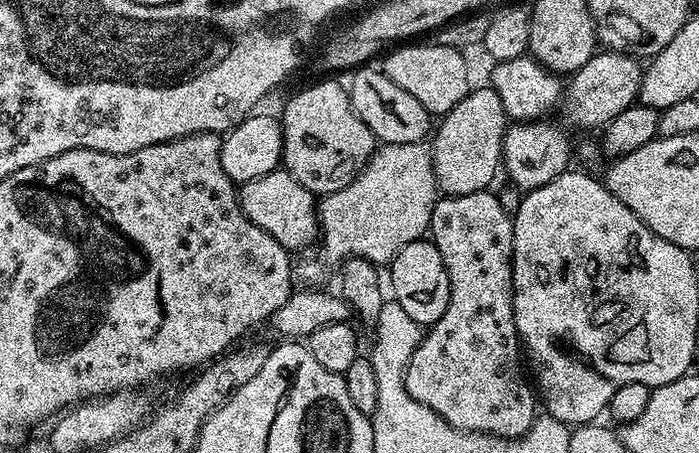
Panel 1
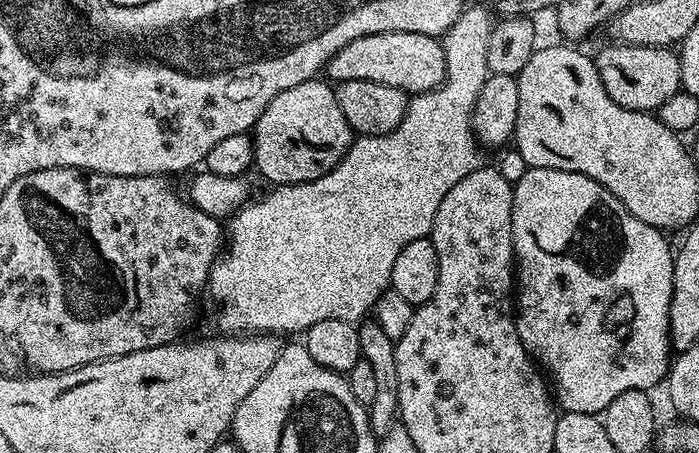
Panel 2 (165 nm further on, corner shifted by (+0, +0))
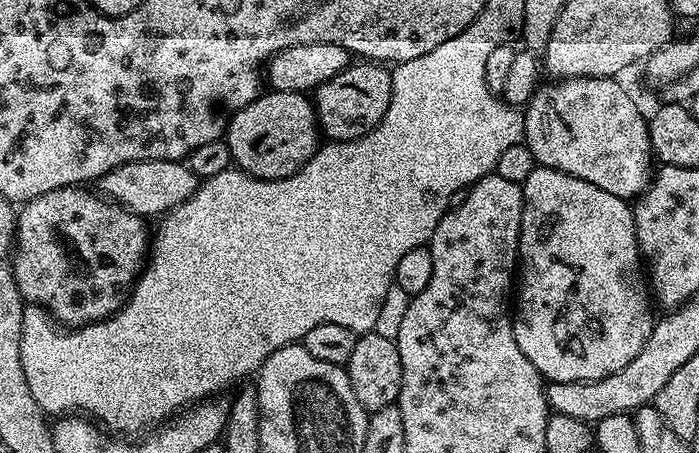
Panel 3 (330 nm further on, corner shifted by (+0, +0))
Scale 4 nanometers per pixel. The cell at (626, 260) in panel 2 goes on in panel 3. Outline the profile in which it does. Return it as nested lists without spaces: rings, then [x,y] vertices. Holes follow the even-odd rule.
[[[536,166],[533,169],[522,180],[524,209],[520,223],[518,291],[514,296],[512,321],[514,342],[518,342],[518,350],[534,362],[545,381],[606,378],[626,367],[630,358],[646,346],[654,323],[650,288],[642,271],[633,205],[602,190],[602,186],[594,186],[594,182],[574,178],[553,168]]]

